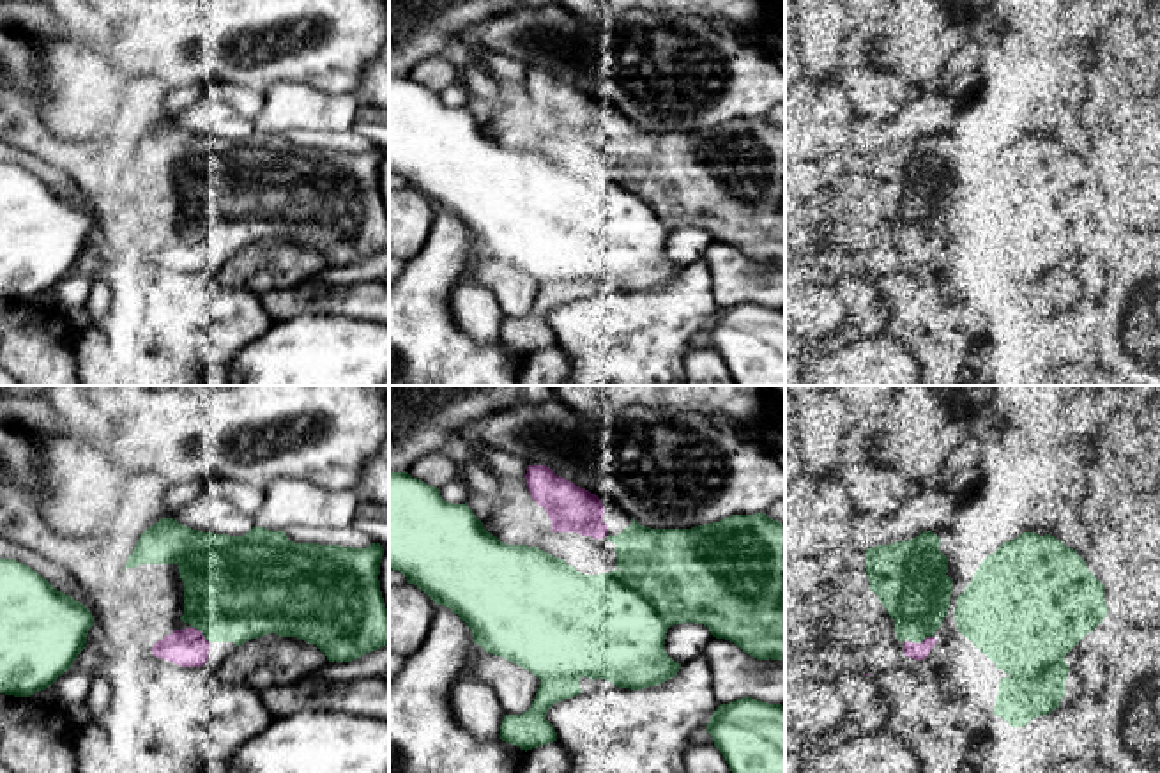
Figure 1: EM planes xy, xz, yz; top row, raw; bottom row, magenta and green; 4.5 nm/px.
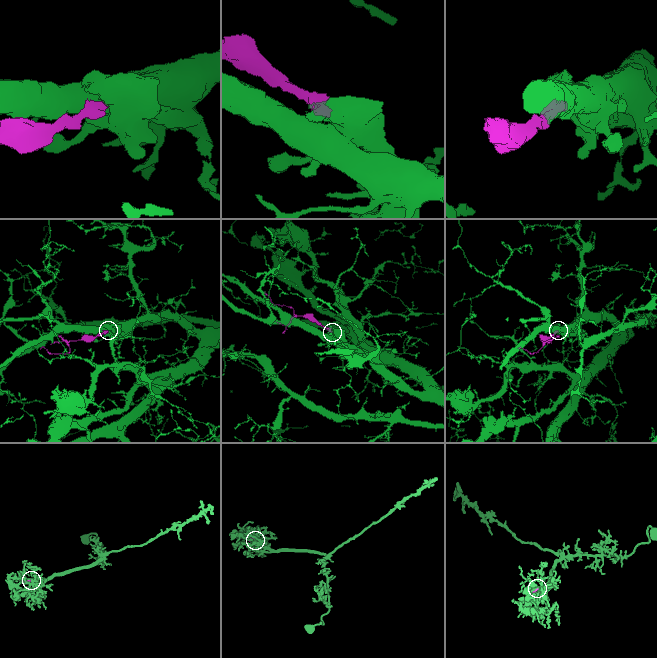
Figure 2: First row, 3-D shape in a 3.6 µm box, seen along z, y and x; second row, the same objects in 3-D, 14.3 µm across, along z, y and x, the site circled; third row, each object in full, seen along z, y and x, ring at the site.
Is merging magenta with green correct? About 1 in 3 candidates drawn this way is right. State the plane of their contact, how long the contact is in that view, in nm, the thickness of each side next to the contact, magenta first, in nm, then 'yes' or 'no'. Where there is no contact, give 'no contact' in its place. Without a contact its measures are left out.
xy | 80 nm | 170/460 nm | yes

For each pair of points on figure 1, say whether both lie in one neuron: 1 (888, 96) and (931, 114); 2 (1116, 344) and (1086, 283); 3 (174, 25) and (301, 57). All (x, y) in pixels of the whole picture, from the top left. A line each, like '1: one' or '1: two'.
1: two
2: two
3: one

